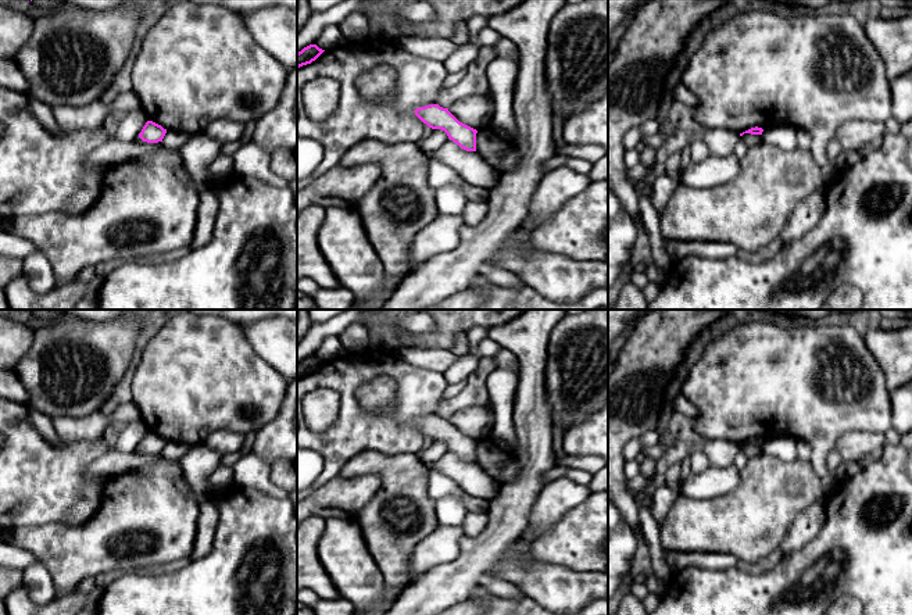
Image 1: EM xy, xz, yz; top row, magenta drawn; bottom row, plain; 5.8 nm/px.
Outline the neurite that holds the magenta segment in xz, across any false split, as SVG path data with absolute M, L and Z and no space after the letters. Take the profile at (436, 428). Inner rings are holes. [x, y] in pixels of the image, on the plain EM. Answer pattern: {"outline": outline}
{"outline": "M430 415L416 419L414 423L429 439L444 441L448 450L461 460L476 462L478 441L459 433L448 419L443 419L439 415Z"}

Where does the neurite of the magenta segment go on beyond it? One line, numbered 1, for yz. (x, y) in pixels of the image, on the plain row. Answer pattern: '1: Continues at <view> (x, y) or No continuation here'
1: No continuation here

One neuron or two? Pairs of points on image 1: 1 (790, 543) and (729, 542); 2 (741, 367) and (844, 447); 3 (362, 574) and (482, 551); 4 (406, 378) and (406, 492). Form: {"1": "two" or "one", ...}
{"1": "two", "2": "two", "3": "two", "4": "two"}

